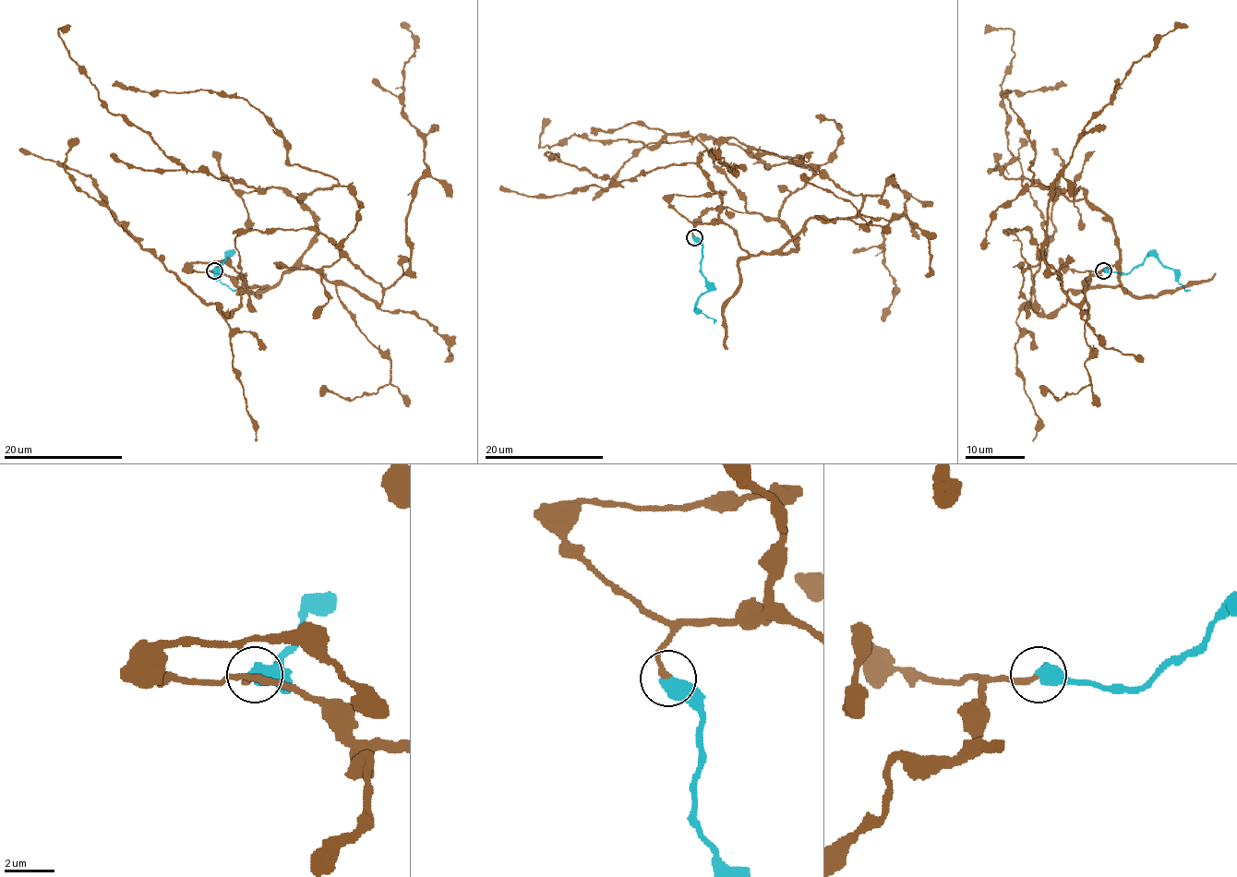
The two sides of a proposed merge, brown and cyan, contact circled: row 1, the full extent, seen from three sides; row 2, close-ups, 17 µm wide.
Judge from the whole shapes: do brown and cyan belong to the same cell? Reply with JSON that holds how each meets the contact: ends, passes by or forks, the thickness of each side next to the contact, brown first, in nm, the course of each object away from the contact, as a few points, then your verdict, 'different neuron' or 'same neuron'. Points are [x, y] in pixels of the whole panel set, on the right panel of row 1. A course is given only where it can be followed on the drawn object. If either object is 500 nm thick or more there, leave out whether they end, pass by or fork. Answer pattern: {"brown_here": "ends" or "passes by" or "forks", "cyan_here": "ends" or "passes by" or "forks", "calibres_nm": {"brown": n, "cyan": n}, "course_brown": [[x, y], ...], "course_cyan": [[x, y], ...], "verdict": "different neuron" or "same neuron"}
{"calibres_nm": {"brown": 200, "cyan": 600}, "course_brown": [[1103, 270], [1088, 286], [1122, 284], [1102, 269], [1080, 303], [1047, 267], [1051, 182], [1131, 66], [1187, 25]], "course_cyan": [[1103, 270], [1131, 272], [1146, 257], [1154, 255], [1163, 265], [1170, 267], [1185, 291], [1190, 289]], "verdict": "same neuron"}

